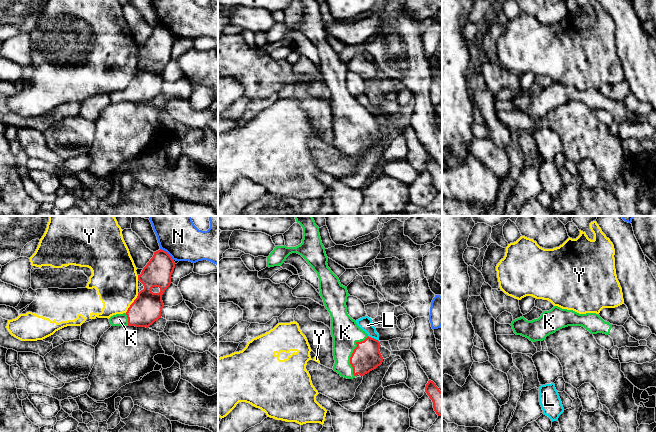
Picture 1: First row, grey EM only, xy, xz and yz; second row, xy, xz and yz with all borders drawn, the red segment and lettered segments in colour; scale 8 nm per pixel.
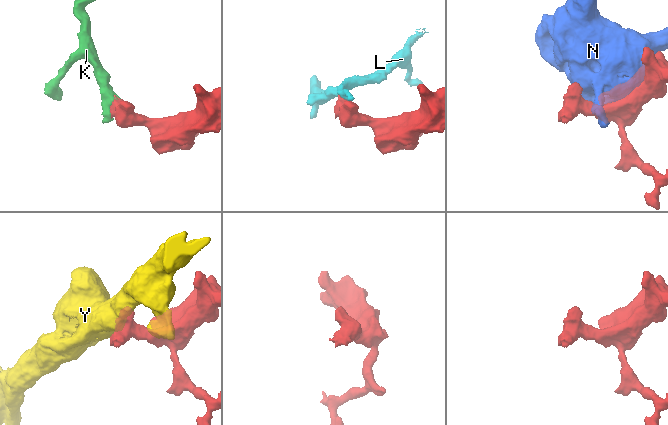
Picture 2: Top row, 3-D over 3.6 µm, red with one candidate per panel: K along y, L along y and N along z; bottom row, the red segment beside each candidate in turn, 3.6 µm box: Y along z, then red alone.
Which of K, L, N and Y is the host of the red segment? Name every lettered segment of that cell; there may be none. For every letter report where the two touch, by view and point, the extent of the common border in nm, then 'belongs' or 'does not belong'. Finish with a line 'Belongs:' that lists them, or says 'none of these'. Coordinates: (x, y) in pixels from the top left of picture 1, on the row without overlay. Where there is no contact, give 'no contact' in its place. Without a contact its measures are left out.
K: xz (352, 130) | 340 nm | belongs
L: xz (373, 114) | 100 nm | does not belong
N: xy (167, 29) | 150 nm | does not belong
Y: xy (132, 79) | 190 nm | does not belong
Belongs: K

